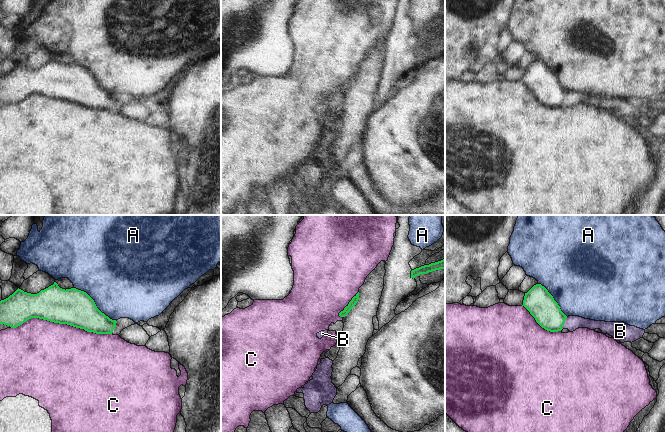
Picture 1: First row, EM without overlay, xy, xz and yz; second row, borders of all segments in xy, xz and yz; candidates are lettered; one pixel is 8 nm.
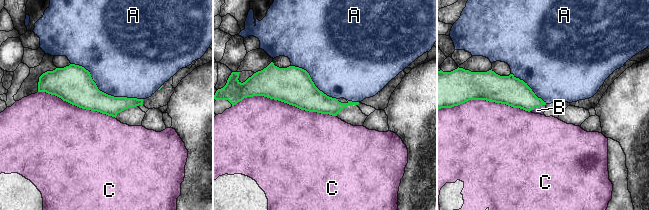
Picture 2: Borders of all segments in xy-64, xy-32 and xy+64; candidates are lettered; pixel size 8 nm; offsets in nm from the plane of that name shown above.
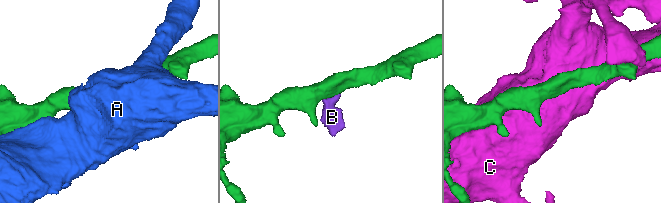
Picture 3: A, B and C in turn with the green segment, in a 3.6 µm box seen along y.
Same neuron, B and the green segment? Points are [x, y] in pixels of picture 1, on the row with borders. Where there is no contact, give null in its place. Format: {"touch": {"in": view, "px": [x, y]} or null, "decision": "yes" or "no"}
{"touch": {"in": "yz", "px": [563, 324]}, "decision": "yes"}

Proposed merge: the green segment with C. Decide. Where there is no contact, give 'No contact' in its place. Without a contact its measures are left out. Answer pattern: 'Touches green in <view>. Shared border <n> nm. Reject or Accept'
Touches green in xy. Shared border 800 nm. Reject.

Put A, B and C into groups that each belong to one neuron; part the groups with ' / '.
A / B / C

